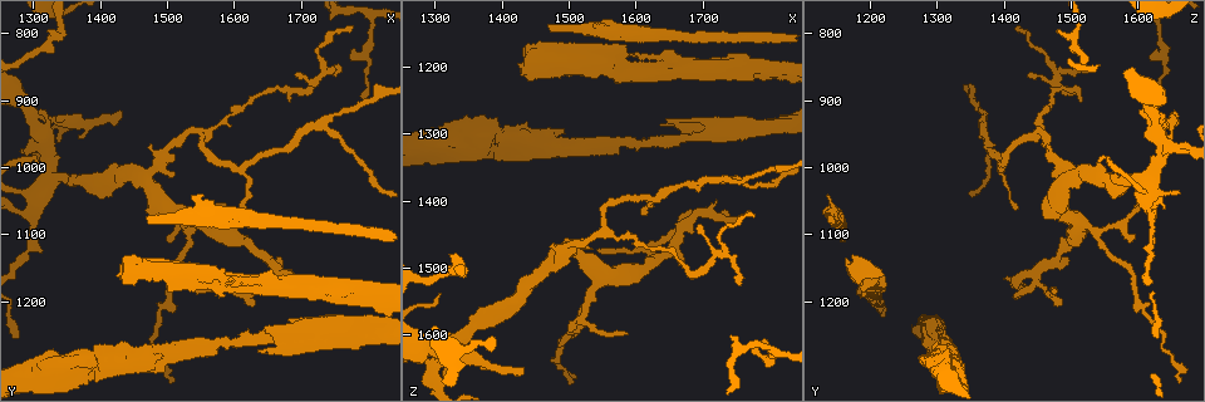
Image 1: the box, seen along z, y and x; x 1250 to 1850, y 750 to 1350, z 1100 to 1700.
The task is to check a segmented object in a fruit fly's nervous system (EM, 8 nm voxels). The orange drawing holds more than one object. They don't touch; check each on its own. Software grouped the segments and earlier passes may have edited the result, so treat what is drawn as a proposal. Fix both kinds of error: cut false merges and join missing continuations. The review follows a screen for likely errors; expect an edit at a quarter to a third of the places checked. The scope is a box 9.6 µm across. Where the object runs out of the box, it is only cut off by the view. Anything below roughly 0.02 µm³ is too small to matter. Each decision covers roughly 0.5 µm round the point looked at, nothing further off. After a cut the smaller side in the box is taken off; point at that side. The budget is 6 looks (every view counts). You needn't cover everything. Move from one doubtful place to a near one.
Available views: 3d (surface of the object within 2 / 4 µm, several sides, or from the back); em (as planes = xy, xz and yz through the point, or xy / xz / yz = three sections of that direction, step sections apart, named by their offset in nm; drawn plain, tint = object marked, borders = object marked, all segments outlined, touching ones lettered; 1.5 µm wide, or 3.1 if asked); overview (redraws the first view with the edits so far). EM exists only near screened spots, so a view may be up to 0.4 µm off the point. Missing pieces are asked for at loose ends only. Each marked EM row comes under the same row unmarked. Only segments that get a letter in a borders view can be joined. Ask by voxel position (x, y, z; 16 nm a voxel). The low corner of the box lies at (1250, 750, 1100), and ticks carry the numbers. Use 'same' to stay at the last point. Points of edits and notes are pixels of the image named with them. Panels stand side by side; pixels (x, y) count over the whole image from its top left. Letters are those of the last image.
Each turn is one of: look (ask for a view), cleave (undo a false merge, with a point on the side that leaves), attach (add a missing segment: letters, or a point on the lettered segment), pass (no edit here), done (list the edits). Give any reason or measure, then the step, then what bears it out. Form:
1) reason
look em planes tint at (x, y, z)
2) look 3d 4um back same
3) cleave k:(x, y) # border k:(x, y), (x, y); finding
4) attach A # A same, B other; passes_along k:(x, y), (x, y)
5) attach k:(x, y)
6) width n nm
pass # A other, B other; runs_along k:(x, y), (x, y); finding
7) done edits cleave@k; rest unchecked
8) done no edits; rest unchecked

an open end
look em planes tint at (1475, 1085, 1140)

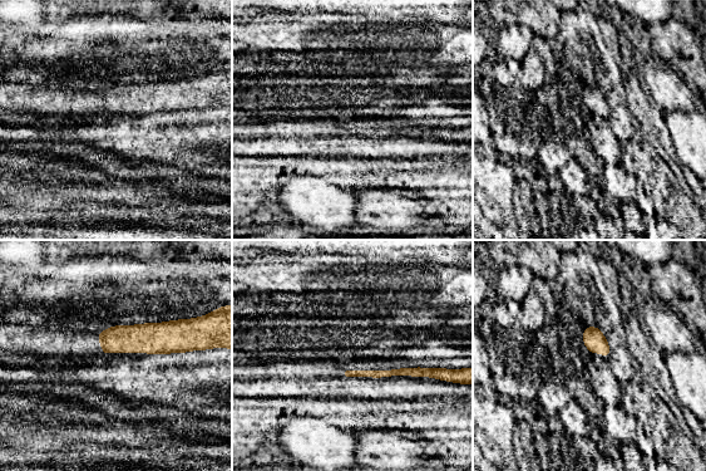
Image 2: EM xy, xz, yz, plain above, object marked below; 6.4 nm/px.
look em planes borders same

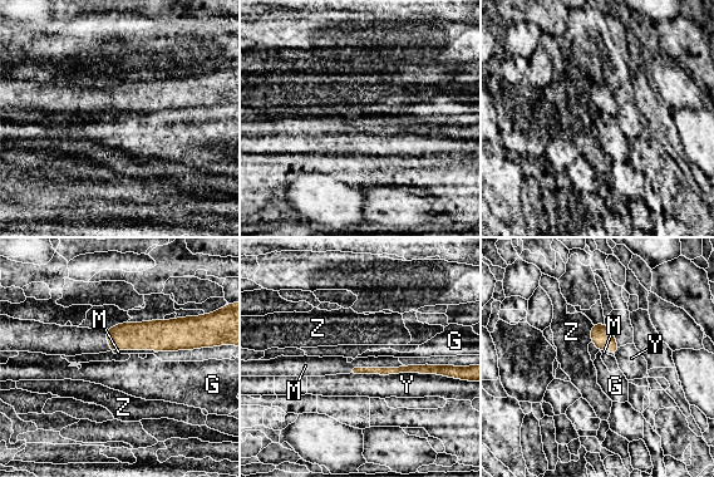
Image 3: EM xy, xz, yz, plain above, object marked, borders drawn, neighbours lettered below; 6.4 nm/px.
attach M # G other, M same, Y other, Z other; the neuron continues

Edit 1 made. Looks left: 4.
redraw
look overview

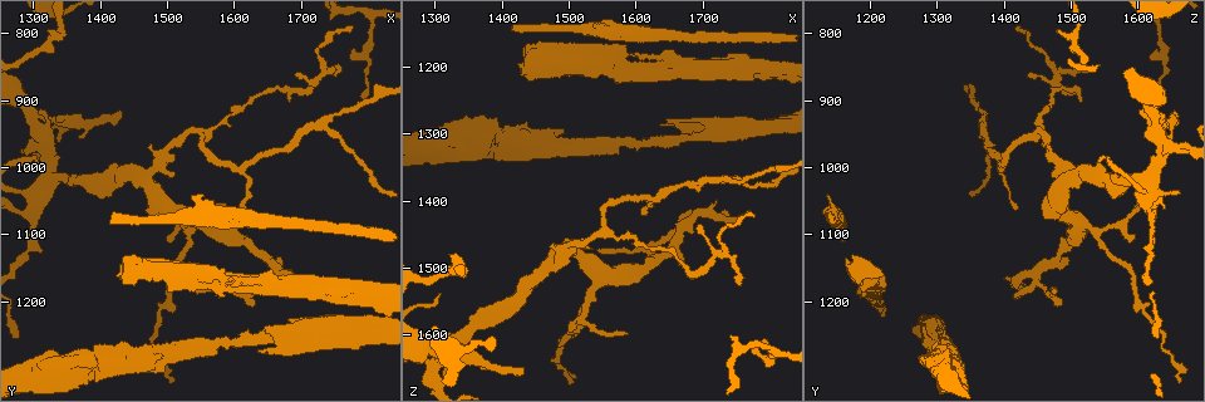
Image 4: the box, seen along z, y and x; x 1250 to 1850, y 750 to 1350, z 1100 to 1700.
free end
look 3d 4um at (1430, 920, 1650)

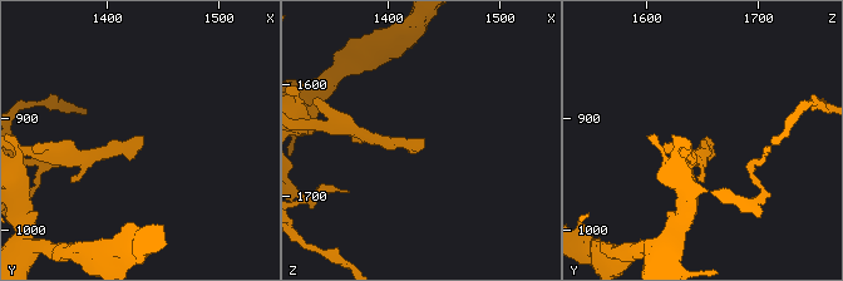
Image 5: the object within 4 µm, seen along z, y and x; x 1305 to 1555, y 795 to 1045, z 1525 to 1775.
now the EM
look em planes borders at (1430, 922, 1650)

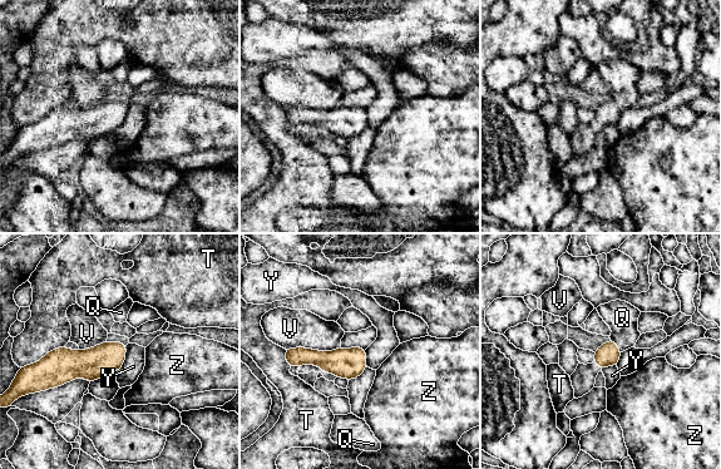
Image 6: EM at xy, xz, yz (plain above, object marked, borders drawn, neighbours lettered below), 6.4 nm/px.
attach Q # Q same, T other, V other, Y other, Z other; passes_along 6:(608, 354), (616, 345), (622, 317); the neuron continues

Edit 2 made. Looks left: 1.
done edits attach@3, attach@6; rest unchecked

